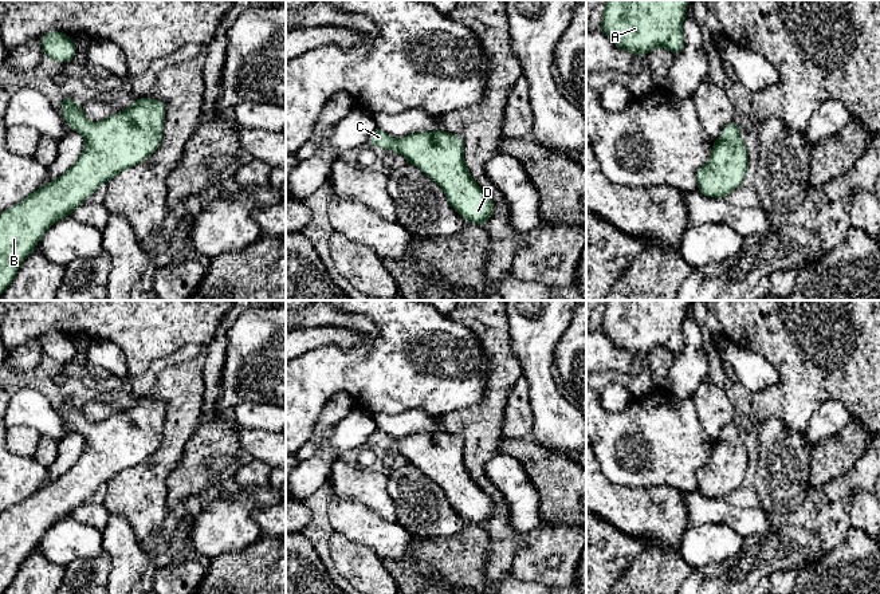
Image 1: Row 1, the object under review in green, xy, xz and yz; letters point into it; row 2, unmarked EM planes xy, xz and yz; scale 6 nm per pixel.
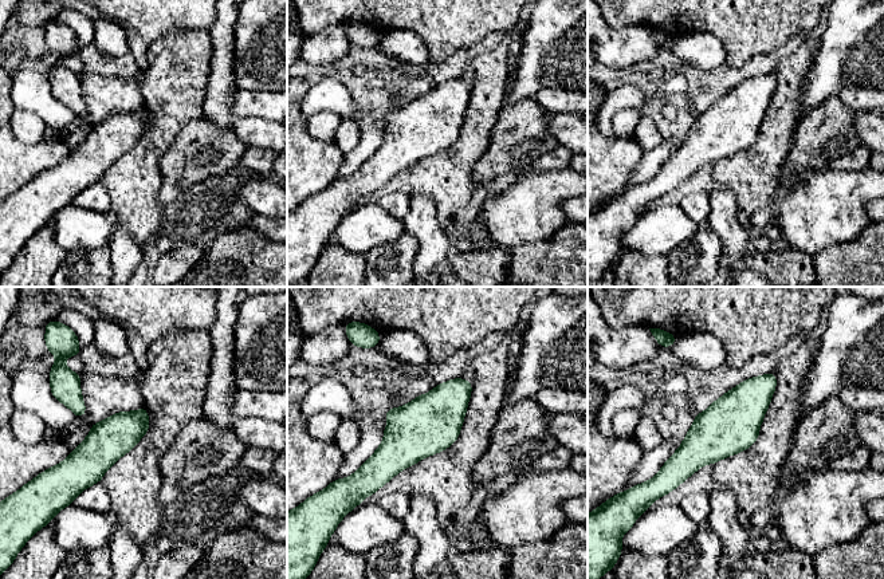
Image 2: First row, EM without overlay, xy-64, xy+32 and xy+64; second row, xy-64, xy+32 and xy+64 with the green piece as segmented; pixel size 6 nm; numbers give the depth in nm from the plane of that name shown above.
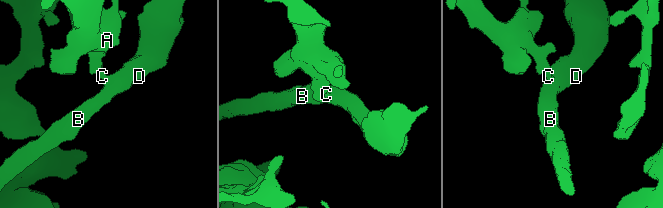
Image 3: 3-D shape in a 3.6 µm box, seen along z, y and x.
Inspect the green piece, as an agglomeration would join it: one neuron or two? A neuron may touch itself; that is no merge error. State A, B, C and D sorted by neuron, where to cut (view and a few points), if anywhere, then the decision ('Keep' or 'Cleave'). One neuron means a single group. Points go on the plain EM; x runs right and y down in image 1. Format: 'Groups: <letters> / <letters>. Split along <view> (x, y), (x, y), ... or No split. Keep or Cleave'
Groups: A B C D. No split. Keep

